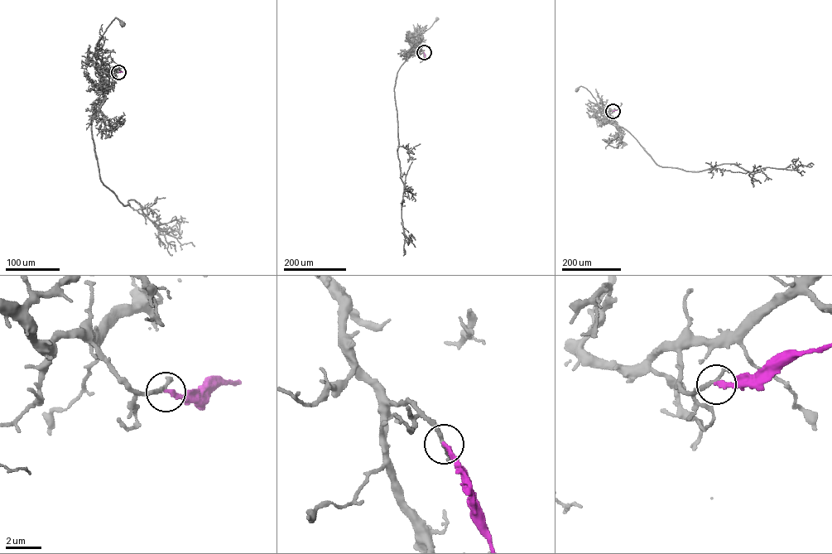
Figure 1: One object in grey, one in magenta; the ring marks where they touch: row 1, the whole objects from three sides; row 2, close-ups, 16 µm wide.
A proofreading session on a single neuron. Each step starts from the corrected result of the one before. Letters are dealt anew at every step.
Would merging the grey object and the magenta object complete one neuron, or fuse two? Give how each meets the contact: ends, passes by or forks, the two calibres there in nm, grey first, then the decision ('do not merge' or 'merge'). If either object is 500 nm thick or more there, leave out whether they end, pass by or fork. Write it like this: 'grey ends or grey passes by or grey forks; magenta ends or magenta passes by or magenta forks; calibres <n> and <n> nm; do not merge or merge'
grey ends; magenta ends; calibres 260 and 240 nm; do not merge

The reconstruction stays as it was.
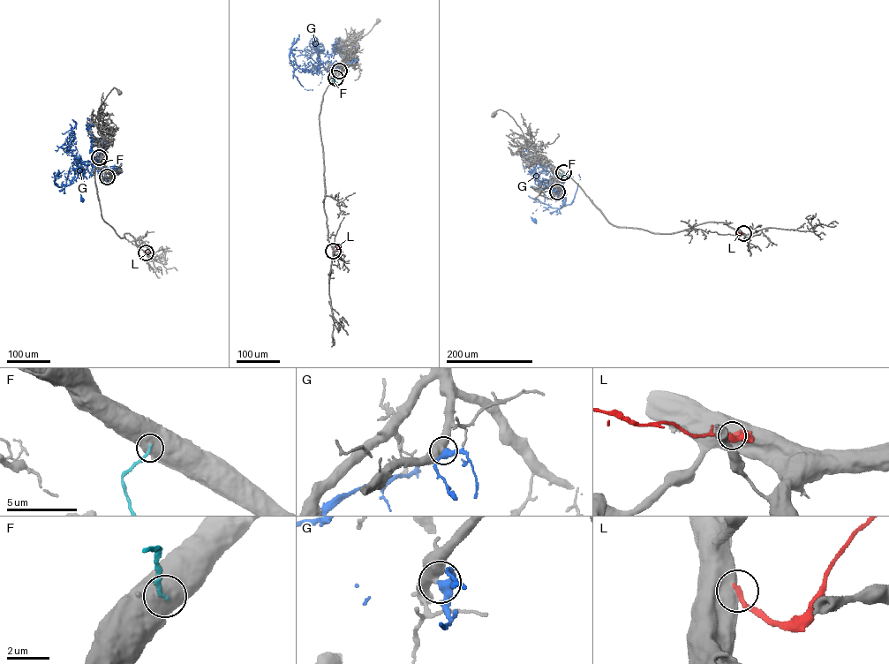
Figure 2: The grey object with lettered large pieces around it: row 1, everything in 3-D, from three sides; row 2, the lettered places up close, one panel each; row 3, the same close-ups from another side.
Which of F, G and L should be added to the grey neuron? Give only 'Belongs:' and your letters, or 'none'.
Belongs: none

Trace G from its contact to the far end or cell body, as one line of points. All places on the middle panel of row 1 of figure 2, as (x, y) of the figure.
G: (339, 71), (329, 71), (327, 62), (318, 63), (319, 49), (312, 45), (319, 53), (324, 50), (321, 43)

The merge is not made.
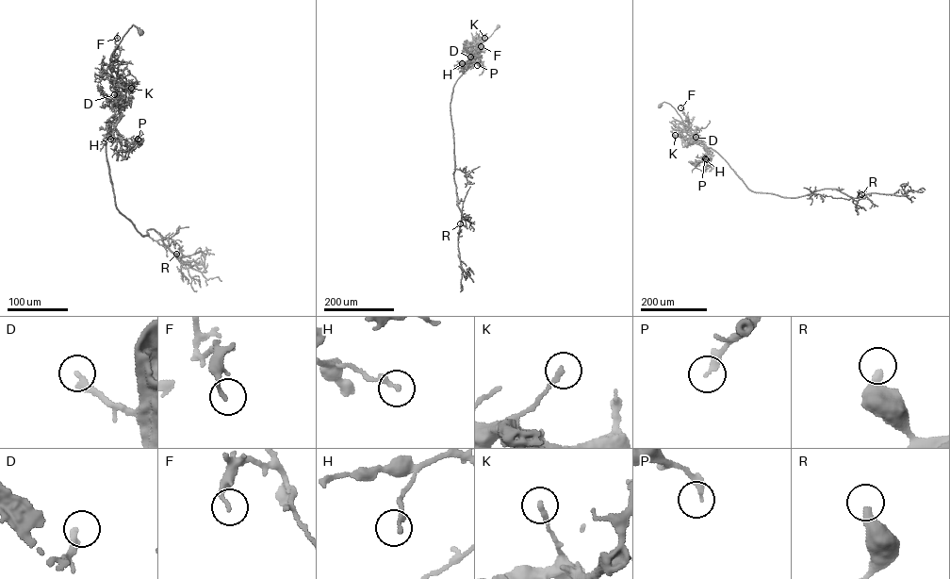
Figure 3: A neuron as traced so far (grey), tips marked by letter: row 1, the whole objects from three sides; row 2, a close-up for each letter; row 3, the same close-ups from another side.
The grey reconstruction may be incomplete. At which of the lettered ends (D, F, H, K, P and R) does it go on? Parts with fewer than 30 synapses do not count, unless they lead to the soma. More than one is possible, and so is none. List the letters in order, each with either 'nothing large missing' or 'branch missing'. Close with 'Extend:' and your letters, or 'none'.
D: branch missing
F: nothing large missing
H: nothing large missing
K: nothing large missing
P: nothing large missing
R: nothing large missing
Extend: D

